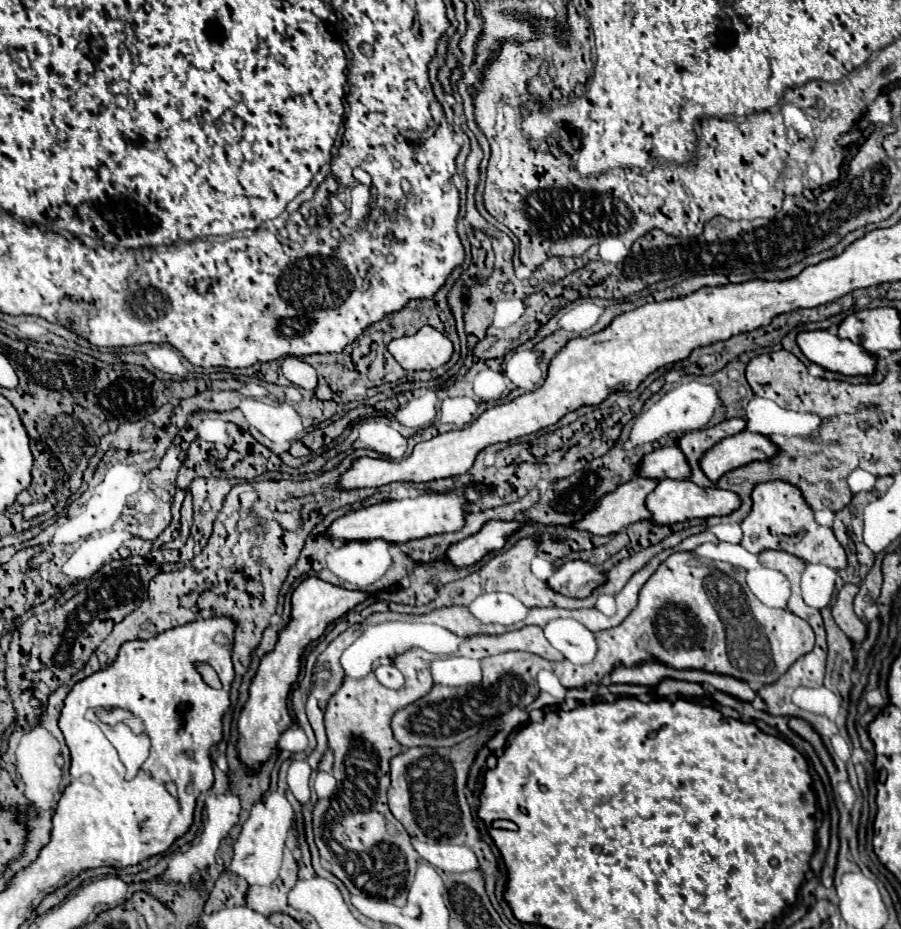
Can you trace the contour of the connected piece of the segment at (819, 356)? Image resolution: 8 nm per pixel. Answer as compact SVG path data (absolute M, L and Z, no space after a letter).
M804 331L796 341L812 363L828 371L862 377L870 377L876 371L876 357L850 339L840 339L828 331Z

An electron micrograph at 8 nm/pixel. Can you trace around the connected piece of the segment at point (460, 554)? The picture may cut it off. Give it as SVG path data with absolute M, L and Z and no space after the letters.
M488 521L476 535L472 535L472 537L456 543L456 545L450 545L448 559L456 567L472 565L472 563L480 561L488 551L502 549L506 537L520 527L522 527L520 521L510 521L510 523Z

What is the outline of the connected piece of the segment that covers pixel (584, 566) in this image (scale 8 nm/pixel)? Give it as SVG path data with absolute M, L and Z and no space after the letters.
M568 561L548 579L548 585L566 597L588 597L604 583L606 575L588 561Z

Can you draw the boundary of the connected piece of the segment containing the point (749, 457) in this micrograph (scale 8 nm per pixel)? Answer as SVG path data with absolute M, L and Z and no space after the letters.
M740 431L716 443L702 457L702 471L716 483L724 473L748 465L752 461L770 461L778 453L776 445L762 433Z

